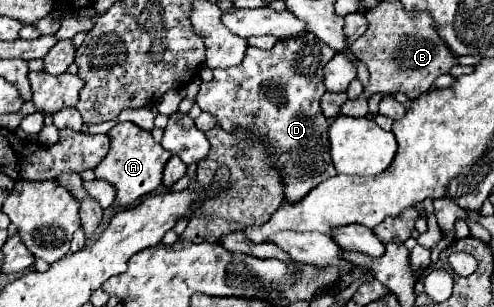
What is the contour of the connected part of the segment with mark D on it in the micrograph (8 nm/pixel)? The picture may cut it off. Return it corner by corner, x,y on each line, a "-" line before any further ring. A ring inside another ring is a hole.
314,33
278,41
268,51
250,47
240,65
214,69
214,79
202,83
196,97
198,107
212,113
224,131
252,131
274,147
270,159
282,173
284,201
290,201
290,205
306,197
324,179
338,175
330,161
326,137
330,121
320,109
320,99
326,93
324,67
334,55
336,51

